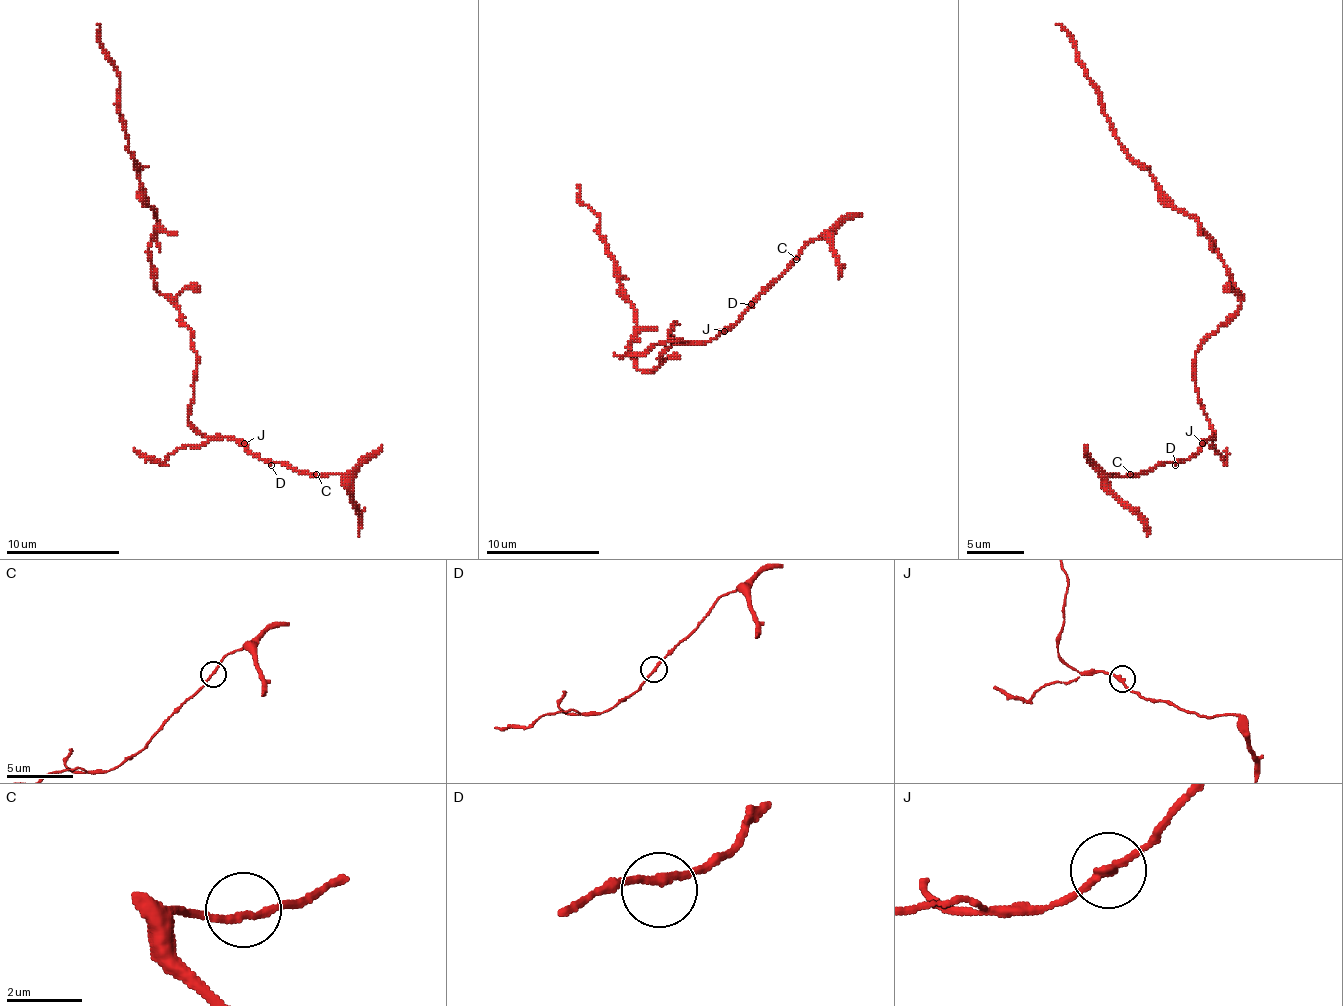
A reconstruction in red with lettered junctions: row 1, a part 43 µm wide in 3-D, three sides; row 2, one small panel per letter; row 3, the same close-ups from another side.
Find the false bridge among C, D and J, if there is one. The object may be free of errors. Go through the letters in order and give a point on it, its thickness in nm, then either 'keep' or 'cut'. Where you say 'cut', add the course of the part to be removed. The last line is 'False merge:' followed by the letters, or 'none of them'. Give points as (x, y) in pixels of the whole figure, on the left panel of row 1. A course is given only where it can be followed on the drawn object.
C: at (316, 474); 180 nm thick; keep
D: at (271, 465); 200 nm thick; keep
J: at (244, 443); 190 nm thick; keep
False merge: none of them

